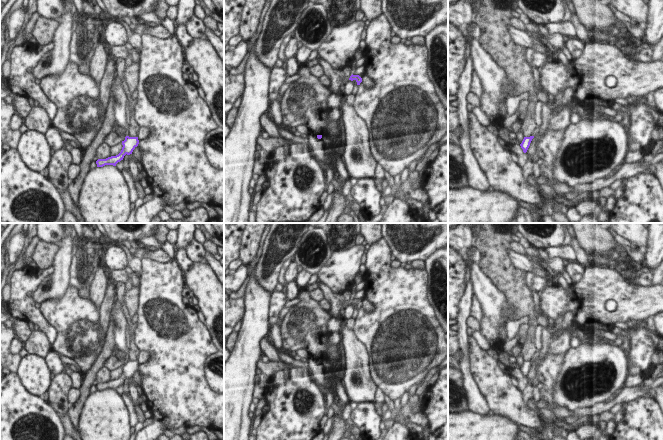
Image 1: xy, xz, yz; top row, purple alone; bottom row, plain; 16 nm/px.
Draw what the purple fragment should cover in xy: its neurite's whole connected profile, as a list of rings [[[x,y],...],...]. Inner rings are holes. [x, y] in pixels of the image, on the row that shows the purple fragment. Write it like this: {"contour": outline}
{"contour": [[[126,136],[125,140],[122,141],[122,150],[116,156],[111,156],[106,159],[98,159],[96,161],[97,167],[103,167],[105,165],[113,165],[116,166],[118,162],[123,160],[124,156],[132,154],[133,150],[138,146],[139,140],[138,137],[129,137]]]}

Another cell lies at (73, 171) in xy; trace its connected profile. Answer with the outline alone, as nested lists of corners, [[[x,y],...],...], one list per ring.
[[[71,164],[68,168],[68,178],[73,181],[80,173],[80,167],[76,164]]]

